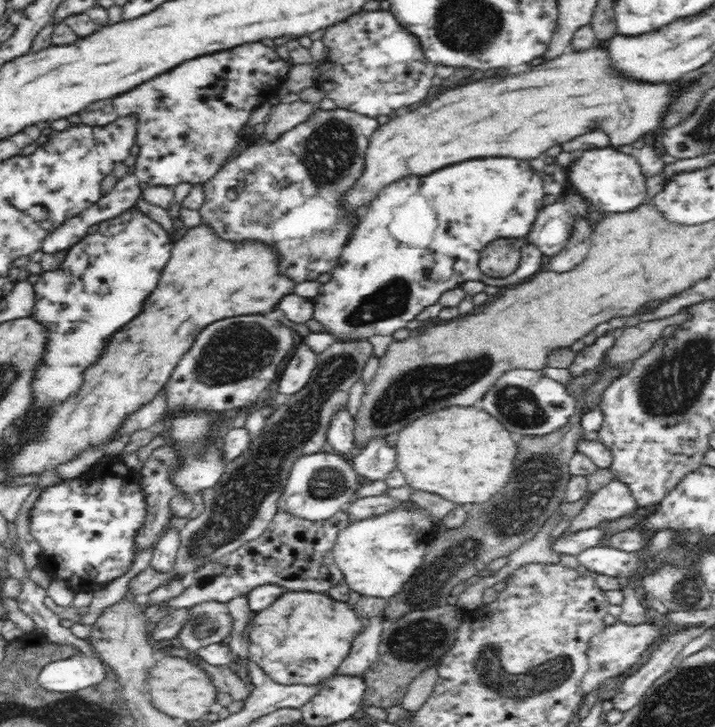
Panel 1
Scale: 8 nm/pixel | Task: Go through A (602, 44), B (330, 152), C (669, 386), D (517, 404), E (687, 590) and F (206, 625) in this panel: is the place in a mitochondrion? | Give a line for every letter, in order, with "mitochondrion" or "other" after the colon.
A: other
B: mitochondrion
C: mitochondrion
D: mitochondrion
E: mitochondrion
F: mitochondrion

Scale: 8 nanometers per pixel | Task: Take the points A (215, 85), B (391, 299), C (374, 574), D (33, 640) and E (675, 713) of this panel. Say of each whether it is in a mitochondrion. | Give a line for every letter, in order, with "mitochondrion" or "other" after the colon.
A: other
B: mitochondrion
C: other
D: other
E: mitochondrion

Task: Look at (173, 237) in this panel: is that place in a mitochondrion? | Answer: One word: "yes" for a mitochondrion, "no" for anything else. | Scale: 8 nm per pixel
no

